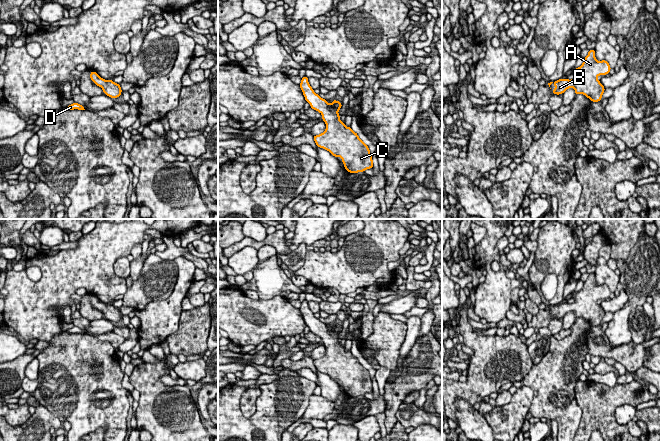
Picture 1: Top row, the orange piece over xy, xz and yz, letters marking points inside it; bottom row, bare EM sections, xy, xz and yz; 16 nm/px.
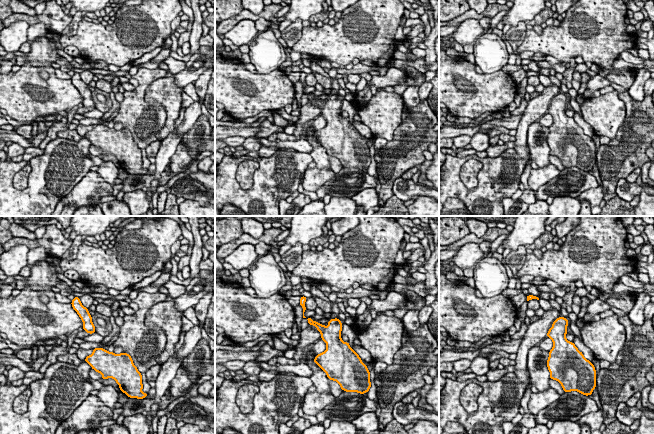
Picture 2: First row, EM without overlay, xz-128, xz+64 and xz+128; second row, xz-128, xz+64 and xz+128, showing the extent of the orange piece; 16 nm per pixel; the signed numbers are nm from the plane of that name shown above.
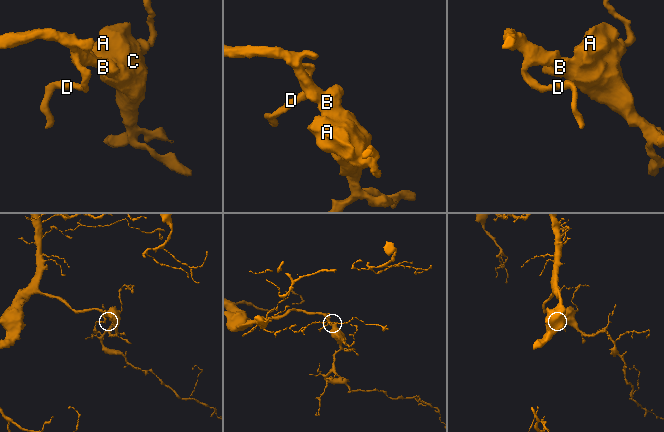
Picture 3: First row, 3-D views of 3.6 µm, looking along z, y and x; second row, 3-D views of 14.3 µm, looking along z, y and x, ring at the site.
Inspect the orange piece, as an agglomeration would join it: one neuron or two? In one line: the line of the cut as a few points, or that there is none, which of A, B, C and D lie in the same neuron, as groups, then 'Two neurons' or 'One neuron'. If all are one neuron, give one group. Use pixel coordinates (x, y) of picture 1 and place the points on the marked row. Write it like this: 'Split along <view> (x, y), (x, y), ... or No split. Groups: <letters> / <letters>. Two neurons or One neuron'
No split. Groups: A B C D. One neuron

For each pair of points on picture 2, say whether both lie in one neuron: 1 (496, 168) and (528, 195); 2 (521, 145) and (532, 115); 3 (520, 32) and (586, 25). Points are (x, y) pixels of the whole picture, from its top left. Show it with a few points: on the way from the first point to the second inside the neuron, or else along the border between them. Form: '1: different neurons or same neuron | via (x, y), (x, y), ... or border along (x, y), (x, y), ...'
1: different neurons | border along (532, 161), (526, 164), (521, 174), (520, 182)
2: same neuron | via (521, 138), (525, 122)
3: different neurons | border along (527, 30), (524, 40), (516, 51)

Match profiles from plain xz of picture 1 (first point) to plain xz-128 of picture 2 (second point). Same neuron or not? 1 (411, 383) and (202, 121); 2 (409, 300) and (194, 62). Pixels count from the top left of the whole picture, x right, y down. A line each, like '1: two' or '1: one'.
1: one
2: one

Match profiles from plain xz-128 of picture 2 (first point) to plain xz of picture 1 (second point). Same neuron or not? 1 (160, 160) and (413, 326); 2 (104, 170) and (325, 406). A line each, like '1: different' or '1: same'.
1: same
2: different

